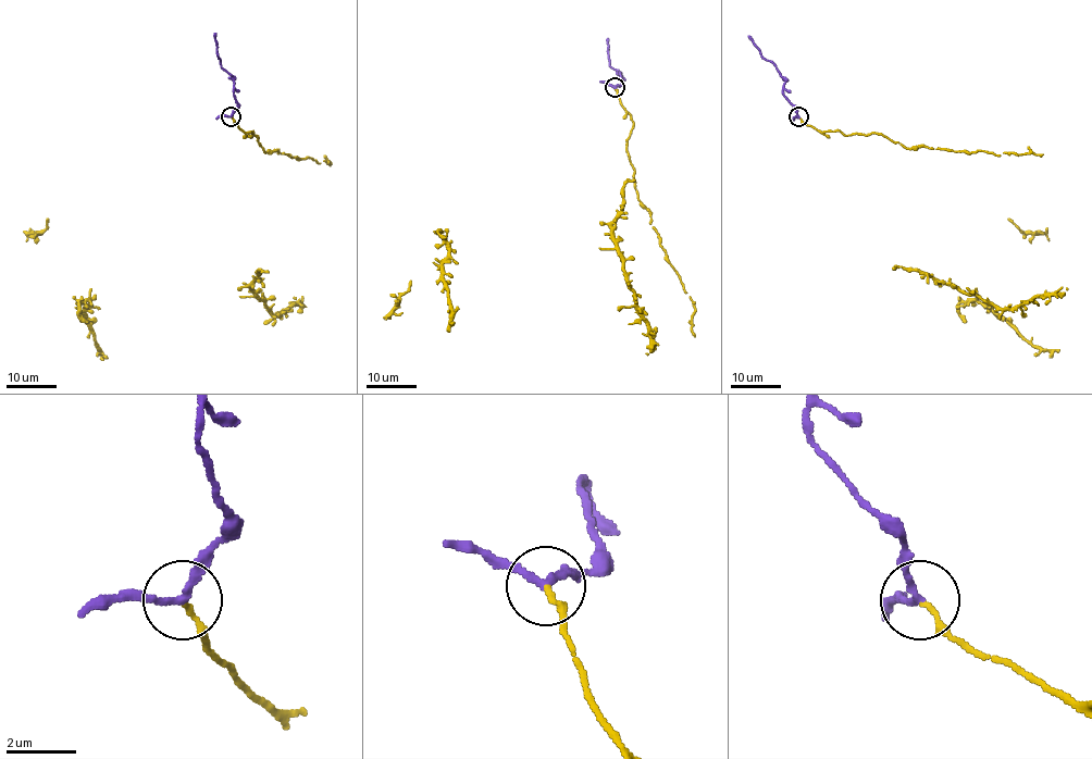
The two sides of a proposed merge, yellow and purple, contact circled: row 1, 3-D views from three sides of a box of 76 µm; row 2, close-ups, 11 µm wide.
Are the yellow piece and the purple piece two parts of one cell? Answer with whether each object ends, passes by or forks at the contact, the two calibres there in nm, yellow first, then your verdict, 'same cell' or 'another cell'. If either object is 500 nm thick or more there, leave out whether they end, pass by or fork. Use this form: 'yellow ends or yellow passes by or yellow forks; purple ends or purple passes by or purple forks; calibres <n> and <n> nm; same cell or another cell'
yellow ends; purple passes by; calibres 150 and 190 nm; another cell

